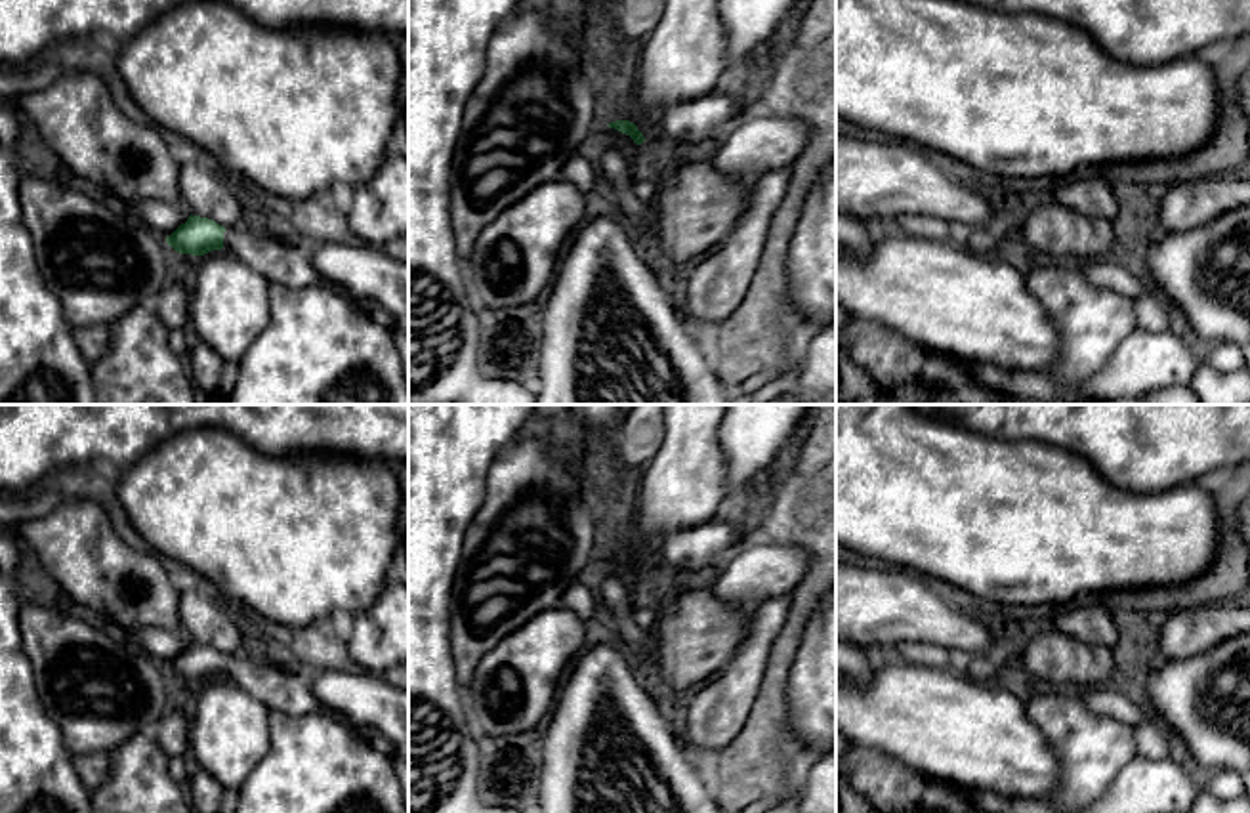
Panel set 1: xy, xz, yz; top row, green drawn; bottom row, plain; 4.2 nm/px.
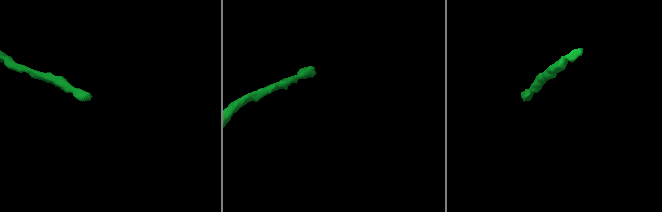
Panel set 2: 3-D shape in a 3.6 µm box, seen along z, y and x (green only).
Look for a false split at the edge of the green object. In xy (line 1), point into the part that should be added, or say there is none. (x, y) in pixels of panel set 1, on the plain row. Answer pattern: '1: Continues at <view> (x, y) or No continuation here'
1: Continues at xy (260, 674)

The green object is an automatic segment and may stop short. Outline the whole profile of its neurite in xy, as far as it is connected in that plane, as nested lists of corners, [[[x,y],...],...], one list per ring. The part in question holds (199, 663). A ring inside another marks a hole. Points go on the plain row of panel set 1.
[[[189,643],[170,664],[168,674],[179,681],[204,683],[212,678],[229,678],[261,700],[269,710],[290,716],[330,714],[357,729],[378,752],[393,758],[403,748],[378,735],[370,727],[353,725],[344,714],[321,704],[309,691],[307,681],[288,674],[277,657],[258,651],[223,655],[214,647]]]

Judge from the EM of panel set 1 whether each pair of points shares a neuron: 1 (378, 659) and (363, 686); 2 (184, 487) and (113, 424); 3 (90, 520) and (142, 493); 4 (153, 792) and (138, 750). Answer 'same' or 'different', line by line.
1: different
2: different
3: different
4: same

